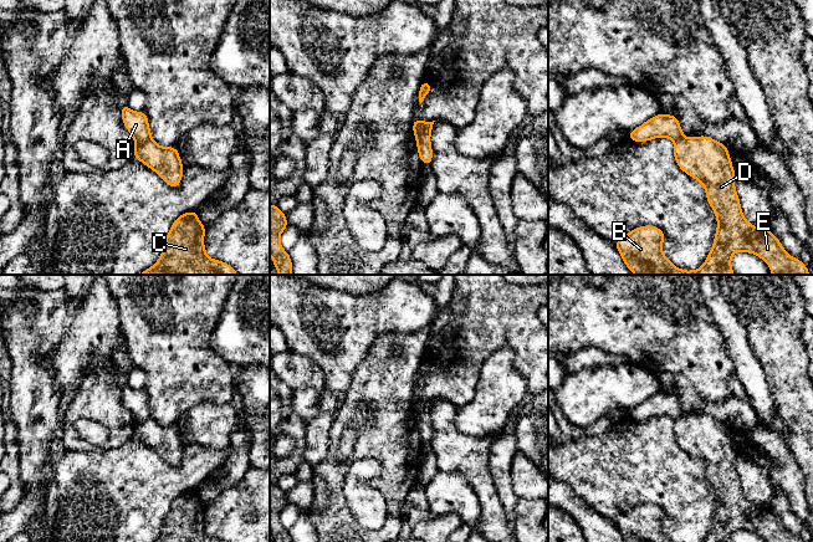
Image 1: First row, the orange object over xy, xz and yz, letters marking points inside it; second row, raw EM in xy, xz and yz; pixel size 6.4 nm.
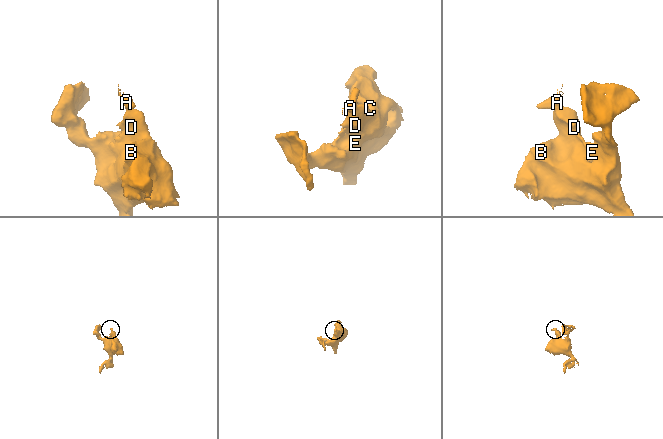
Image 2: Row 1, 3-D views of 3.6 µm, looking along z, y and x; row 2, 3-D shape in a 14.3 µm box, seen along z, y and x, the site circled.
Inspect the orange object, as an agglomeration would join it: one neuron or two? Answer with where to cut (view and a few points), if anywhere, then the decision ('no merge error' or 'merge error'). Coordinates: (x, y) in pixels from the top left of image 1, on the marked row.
xy (151, 137), (136, 146) | merge error

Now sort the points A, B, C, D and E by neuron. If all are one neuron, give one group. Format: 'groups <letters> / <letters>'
groups A / B C D E

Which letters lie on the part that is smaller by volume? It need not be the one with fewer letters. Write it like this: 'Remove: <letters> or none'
Remove: A

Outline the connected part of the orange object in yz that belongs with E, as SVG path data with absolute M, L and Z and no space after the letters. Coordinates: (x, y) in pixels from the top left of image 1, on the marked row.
M706 136L684 138L674 142L674 158L684 173L700 181L705 188L707 203L717 219L712 249L701 267L685 271L674 266L663 254L661 245L665 235L661 229L651 225L639 226L620 236L615 244L625 266L634 275L735 275L731 257L737 251L761 257L771 267L772 275L809 275L809 269L801 260L789 256L768 227L758 229L745 219L735 189L736 174L725 144Z

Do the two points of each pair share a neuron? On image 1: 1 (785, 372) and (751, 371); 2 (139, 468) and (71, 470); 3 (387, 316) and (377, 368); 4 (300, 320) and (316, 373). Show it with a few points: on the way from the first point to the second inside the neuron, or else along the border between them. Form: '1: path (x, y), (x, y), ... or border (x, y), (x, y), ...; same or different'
1: border (750, 344), (775, 398); different
2: path (122, 469), (88, 469); same
3: border (376, 339), (359, 364); different
4: border (287, 349), (311, 358), (322, 369), (326, 387); different

